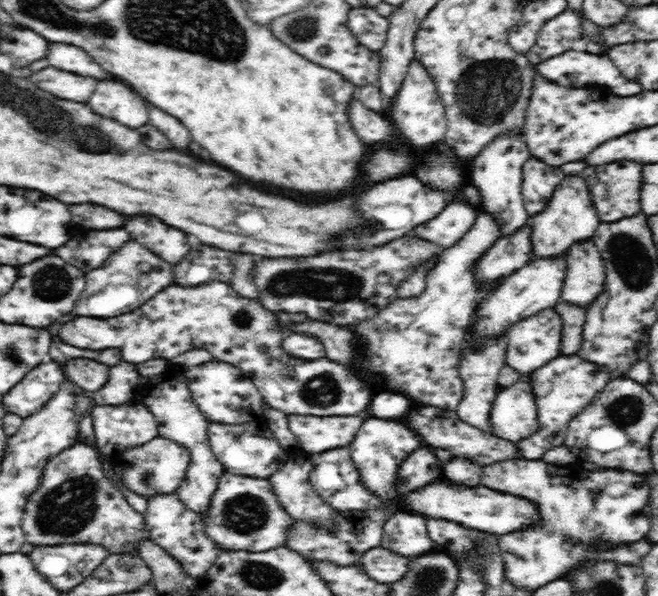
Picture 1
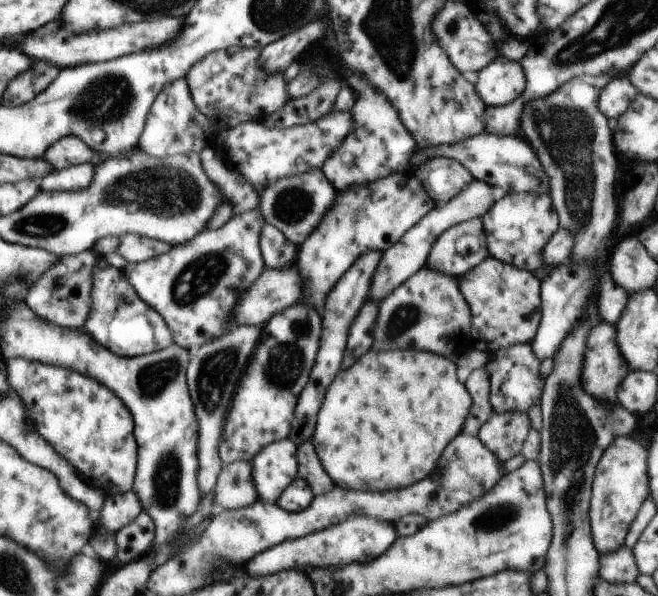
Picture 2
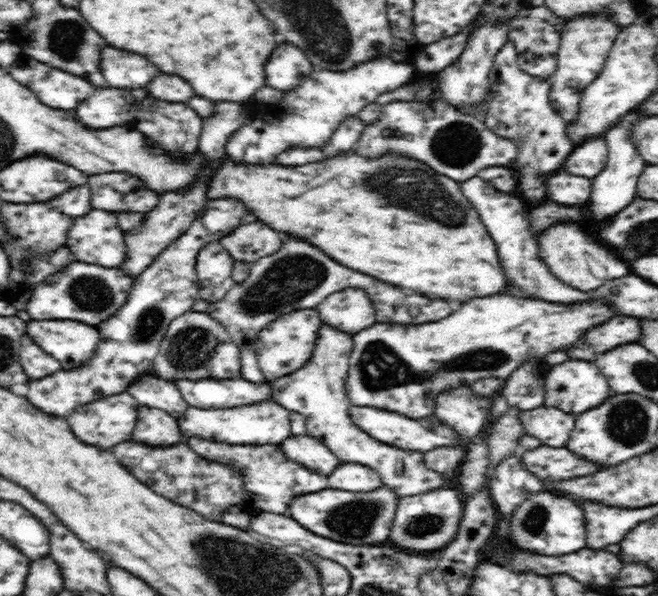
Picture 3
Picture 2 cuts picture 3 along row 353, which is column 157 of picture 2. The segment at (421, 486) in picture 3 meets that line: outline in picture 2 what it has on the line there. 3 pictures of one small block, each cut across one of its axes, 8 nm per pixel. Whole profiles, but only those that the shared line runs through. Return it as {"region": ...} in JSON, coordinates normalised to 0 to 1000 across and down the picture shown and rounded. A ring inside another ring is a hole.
{"region":[[[150,426],[144,436],[138,458],[138,513],[123,557],[179,599],[225,596],[260,581],[264,565],[246,530],[210,498],[184,453],[170,450]]]}

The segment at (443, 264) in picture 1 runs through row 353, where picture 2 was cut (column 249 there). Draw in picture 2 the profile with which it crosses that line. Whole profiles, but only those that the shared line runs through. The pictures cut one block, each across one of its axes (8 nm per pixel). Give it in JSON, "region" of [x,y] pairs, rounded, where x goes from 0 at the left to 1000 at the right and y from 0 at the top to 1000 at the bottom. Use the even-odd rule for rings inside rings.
{"region":[[[441,513],[410,534],[395,565],[392,582],[363,641],[333,738],[331,763],[339,784],[353,775],[378,777],[398,752],[418,740],[439,737],[454,663],[468,646],[480,607],[486,530],[477,520]]]}

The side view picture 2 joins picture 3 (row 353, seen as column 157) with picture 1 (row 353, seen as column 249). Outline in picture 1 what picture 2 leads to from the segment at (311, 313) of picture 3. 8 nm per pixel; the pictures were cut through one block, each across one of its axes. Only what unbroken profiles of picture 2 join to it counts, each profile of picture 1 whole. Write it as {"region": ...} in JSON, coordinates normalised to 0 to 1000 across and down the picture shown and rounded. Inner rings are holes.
{"region":[[[316,473],[289,483],[261,477],[246,485],[237,497],[231,497],[213,517],[179,529],[176,534],[112,534],[109,540],[94,547],[91,567],[106,579],[112,577],[116,584],[137,587],[181,584],[187,606],[204,612],[231,602],[249,602],[258,609],[261,601],[280,594],[284,587],[312,584],[322,594],[324,602],[365,619],[371,629],[384,638],[395,658],[401,658],[403,674],[438,695],[538,698],[556,688],[565,661],[570,659],[562,658],[559,651],[565,649],[550,644],[532,621],[495,599],[468,606],[436,594],[429,586],[432,560],[422,550],[422,534],[416,530],[416,523],[407,523],[392,503],[368,500],[343,473]]]}

